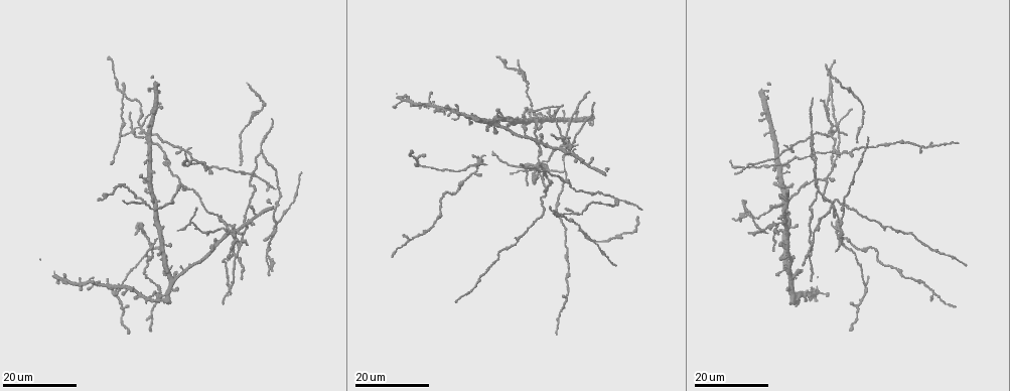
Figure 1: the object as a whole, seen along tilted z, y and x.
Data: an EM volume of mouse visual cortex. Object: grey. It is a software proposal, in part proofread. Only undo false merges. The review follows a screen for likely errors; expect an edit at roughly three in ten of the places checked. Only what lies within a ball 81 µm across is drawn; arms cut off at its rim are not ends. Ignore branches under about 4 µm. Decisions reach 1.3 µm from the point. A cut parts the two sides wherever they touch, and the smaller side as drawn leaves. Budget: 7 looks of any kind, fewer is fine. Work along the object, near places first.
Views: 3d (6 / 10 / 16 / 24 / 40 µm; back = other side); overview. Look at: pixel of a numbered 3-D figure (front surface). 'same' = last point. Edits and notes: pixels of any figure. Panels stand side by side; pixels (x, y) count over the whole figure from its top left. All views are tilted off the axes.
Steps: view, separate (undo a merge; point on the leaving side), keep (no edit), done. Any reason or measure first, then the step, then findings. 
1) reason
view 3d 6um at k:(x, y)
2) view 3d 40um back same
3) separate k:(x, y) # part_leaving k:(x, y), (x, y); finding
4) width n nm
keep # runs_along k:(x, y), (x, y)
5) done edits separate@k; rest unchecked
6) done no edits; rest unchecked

view 3d 24um at 1:(747, 214)

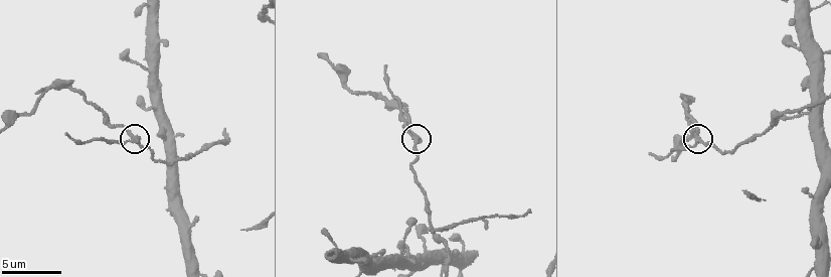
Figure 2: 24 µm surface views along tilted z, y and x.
closer look
view 3d 6um at 2:(696, 142)

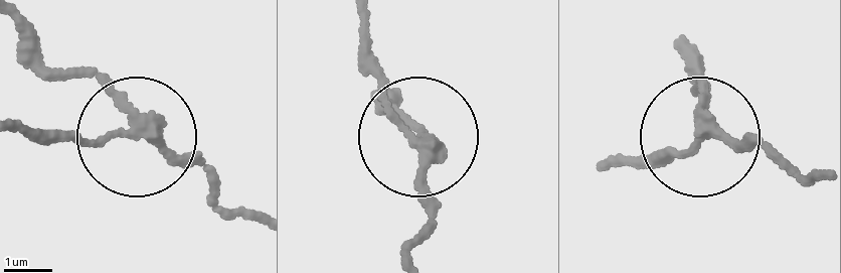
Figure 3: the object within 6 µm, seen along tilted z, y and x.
separate 3:(104, 74) # part_leaving 3:(142, 122), (59, 65), (14, 13); two cells meet here

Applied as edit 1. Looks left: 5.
view overview

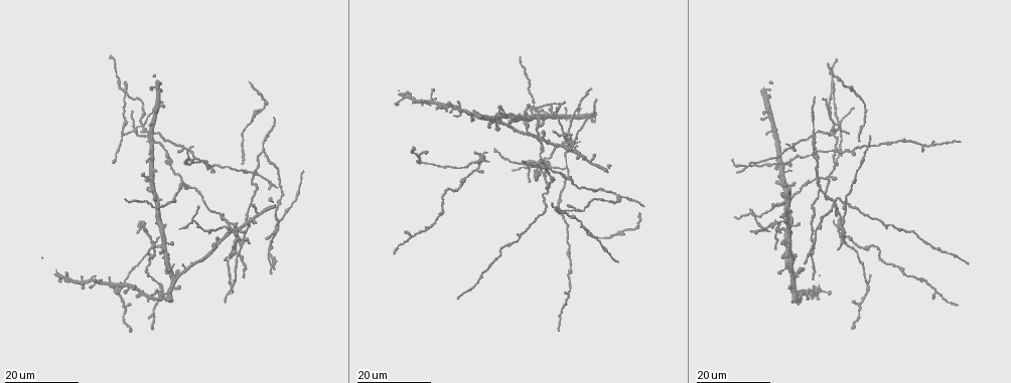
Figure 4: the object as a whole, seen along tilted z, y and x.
view 3d 16um at 4:(791, 227)

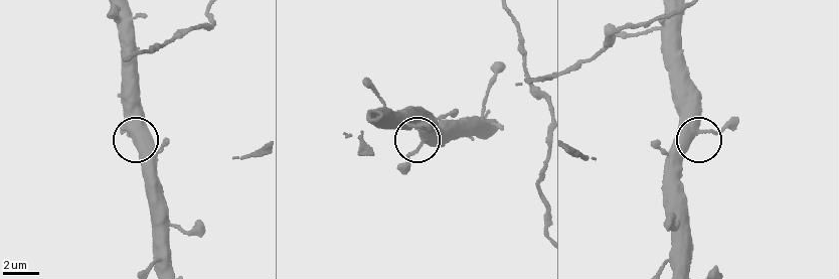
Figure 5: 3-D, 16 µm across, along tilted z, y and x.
view 3d 6um at 5:(420, 146)

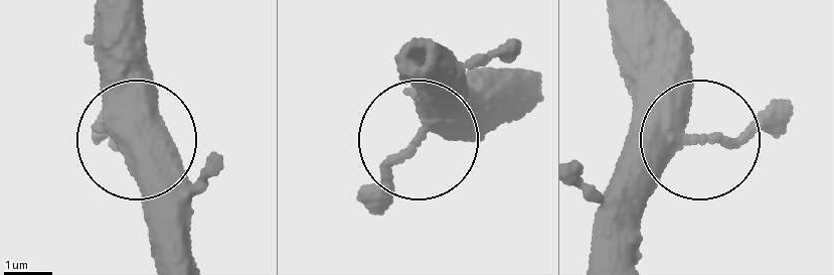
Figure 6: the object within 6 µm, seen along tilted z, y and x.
keep # one cell here

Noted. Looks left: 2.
view 3d 24um at 4:(141, 125)

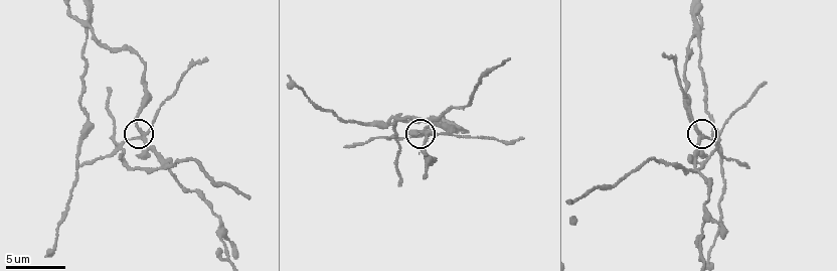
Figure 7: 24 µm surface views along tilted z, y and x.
closer look
view 3d 6um at 7:(138, 139)

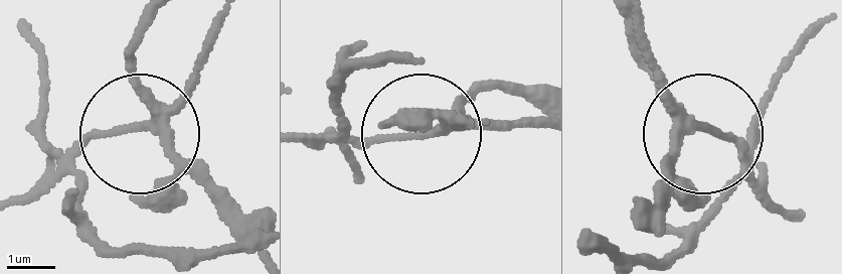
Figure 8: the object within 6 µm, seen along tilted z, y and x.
side_arm 37 um; arms 4
separate 8:(201, 69) # two cells meet here

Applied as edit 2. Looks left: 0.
done edits separate@3, separate@8; rest unchecked

